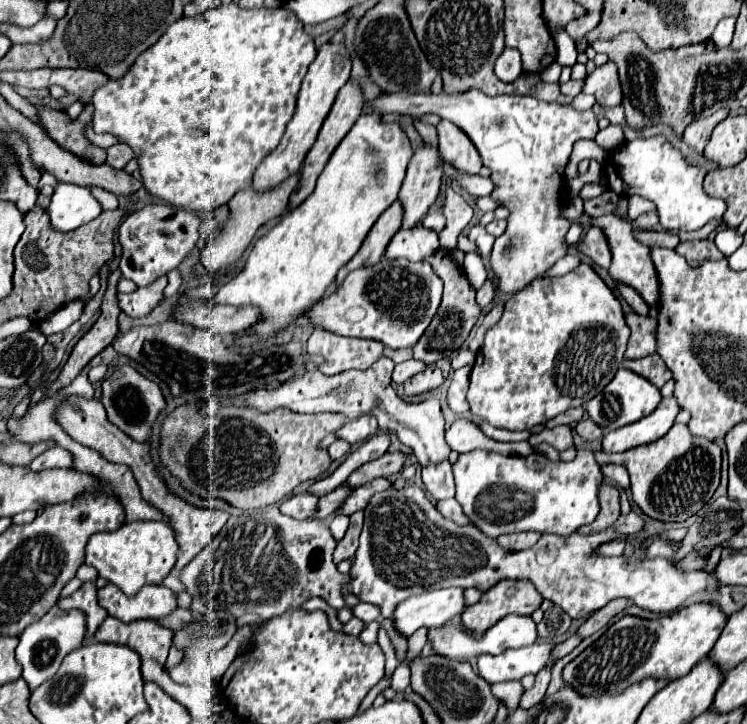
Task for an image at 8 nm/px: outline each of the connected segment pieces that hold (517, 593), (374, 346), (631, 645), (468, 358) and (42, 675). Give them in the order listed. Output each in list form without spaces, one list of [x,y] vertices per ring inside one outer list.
[[[504,579],[488,589],[478,603],[462,613],[462,623],[472,633],[484,633],[510,613],[532,615],[542,603],[538,589],[528,579]]]
[[[314,329],[306,349],[308,353],[318,353],[324,357],[322,367],[316,365],[322,375],[336,375],[348,369],[368,369],[382,357],[384,345],[378,341],[340,337],[322,329]]]
[[[694,603],[688,605],[672,615],[664,615],[660,619],[648,621],[632,615],[624,615],[620,621],[616,621],[594,645],[590,645],[582,655],[578,655],[572,663],[564,669],[564,681],[566,685],[574,687],[582,695],[602,695],[602,693],[620,693],[632,683],[644,679],[644,677],[656,677],[656,679],[678,679],[690,673],[690,669],[708,653],[712,651],[714,643],[718,641],[728,617],[722,613],[722,609],[716,603]]]
[[[467,348],[460,349],[453,357],[453,369],[457,370],[466,365],[472,366],[475,363],[476,355]]]
[[[52,607],[52,611],[28,625],[24,633],[18,637],[20,643],[16,647],[16,659],[22,665],[22,679],[28,683],[30,689],[36,689],[40,683],[52,679],[62,663],[62,659],[82,647],[84,643],[84,613],[80,611],[62,611],[60,607]]]

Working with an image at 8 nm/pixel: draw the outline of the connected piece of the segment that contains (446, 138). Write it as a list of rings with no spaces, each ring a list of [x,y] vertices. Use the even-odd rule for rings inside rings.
[[[440,121],[438,129],[438,147],[440,155],[444,157],[446,163],[450,163],[456,171],[468,173],[468,175],[478,175],[480,163],[476,163],[478,151],[474,149],[472,141],[460,131],[456,125],[450,125],[448,121]]]

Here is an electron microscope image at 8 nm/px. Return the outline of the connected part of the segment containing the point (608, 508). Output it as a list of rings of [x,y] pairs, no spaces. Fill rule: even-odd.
[[[604,481],[604,485],[600,485],[600,493],[598,493],[598,501],[600,501],[600,512],[593,523],[580,527],[578,533],[588,535],[588,533],[598,533],[607,529],[618,519],[620,515],[620,497],[618,497],[618,489]],[[592,524],[596,524],[596,531],[592,529]]]

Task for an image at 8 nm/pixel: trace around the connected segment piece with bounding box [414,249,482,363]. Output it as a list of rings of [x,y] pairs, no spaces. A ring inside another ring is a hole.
[[[438,249],[434,255],[426,257],[424,261],[428,261],[432,265],[434,273],[442,279],[444,295],[442,295],[440,309],[436,311],[436,317],[432,319],[432,325],[428,325],[428,333],[424,333],[424,337],[420,337],[420,341],[414,345],[414,359],[424,361],[424,363],[434,363],[434,361],[438,361],[442,357],[452,355],[454,351],[458,351],[462,347],[462,343],[470,335],[474,323],[482,315],[482,309],[480,309],[480,305],[474,299],[476,291],[472,289],[464,269],[452,261],[448,251]]]

